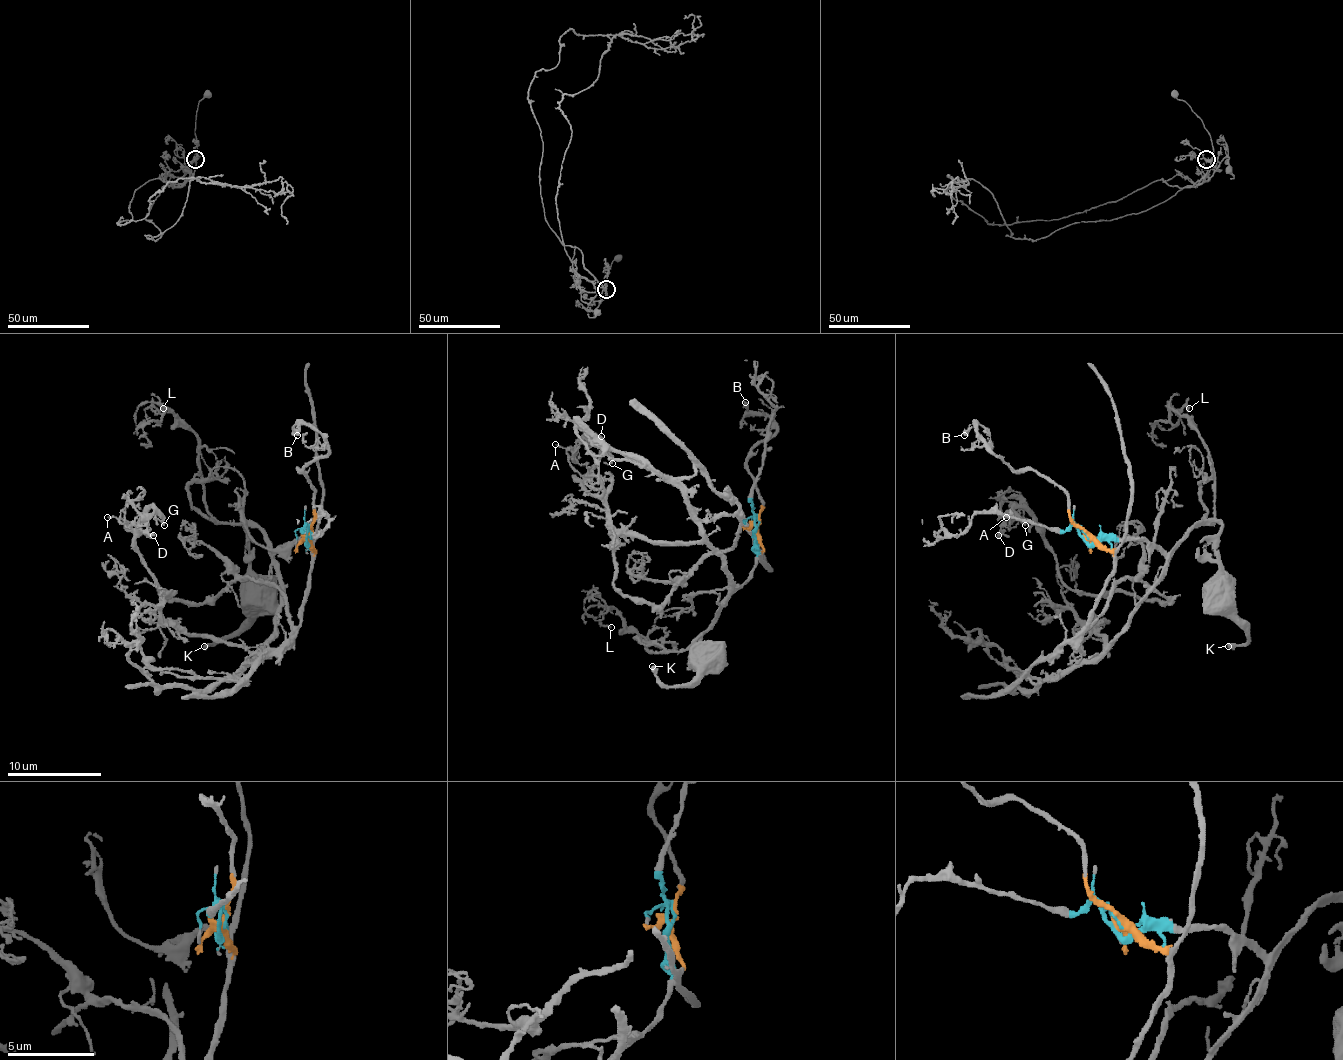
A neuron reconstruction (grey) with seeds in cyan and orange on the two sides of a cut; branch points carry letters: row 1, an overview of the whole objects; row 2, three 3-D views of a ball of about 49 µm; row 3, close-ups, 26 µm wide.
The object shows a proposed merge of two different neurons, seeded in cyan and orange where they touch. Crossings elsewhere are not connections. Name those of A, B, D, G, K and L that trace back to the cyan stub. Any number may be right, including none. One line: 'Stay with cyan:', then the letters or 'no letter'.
Stay with cyan: K, L

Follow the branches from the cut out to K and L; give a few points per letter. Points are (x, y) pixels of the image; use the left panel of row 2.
K: (309, 536), (309, 541), (290, 541), (273, 552), (269, 538), (255, 524), (243, 522), (248, 618), (203, 646)
L: (309, 536), (273, 552), (257, 527), (219, 522), (198, 438), (168, 412), (135, 431), (163, 407)

